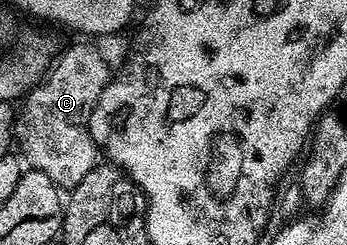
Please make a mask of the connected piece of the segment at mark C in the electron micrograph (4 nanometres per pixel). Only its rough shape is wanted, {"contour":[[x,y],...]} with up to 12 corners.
{"contour":[[72,45],[23,98],[18,149],[71,191],[98,164],[110,72]]}

